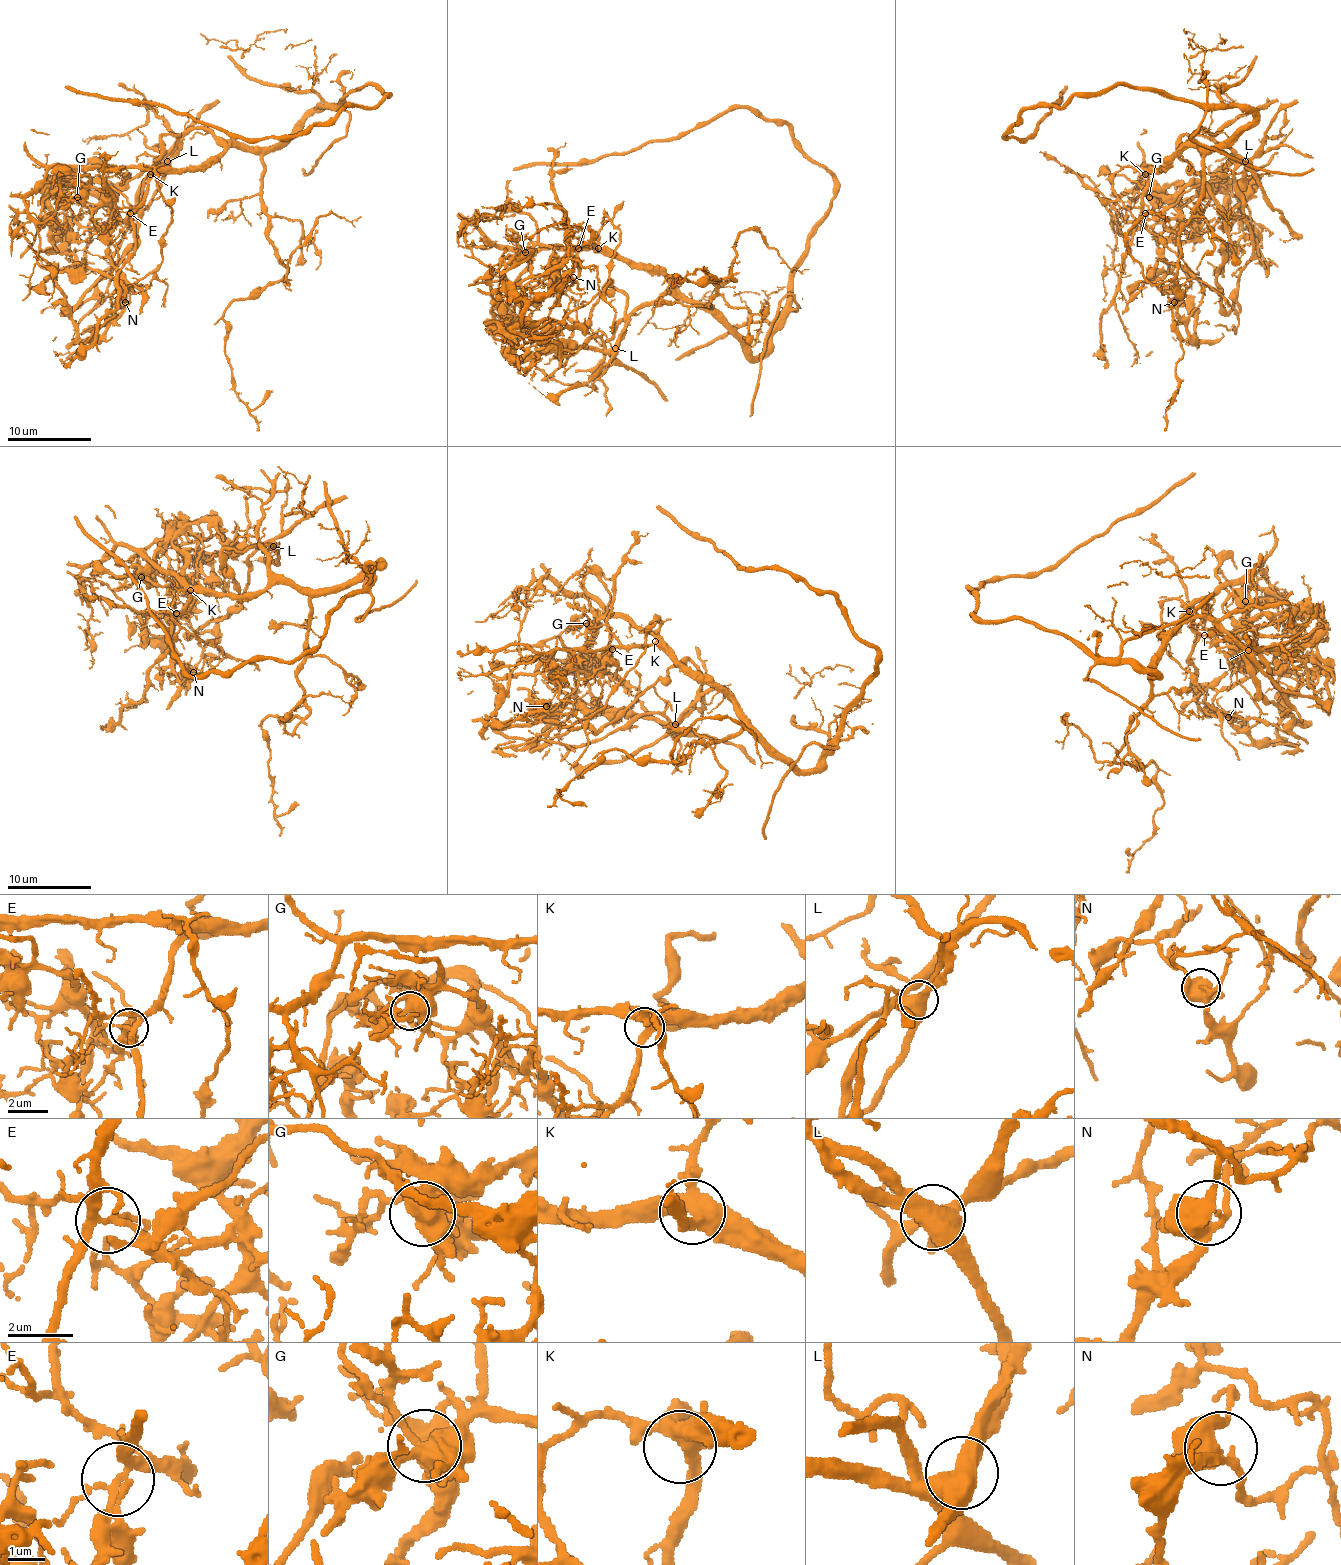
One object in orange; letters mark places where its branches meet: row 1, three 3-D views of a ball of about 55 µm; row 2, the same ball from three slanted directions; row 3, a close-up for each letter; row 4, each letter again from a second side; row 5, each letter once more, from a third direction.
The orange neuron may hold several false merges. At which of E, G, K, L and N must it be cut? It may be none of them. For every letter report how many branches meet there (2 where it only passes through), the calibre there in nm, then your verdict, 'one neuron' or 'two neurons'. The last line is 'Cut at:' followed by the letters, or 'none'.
E: 4 branches meet; 220 nm thick; two neurons
G: 4 branches meet; 440 nm thick; one neuron
K: 4 branches meet; 480 nm thick; one neuron
L: 4 branches meet; 550 nm thick; two neurons
N: 4 branches meet; 480 nm thick; one neuron
Cut at: E, L

